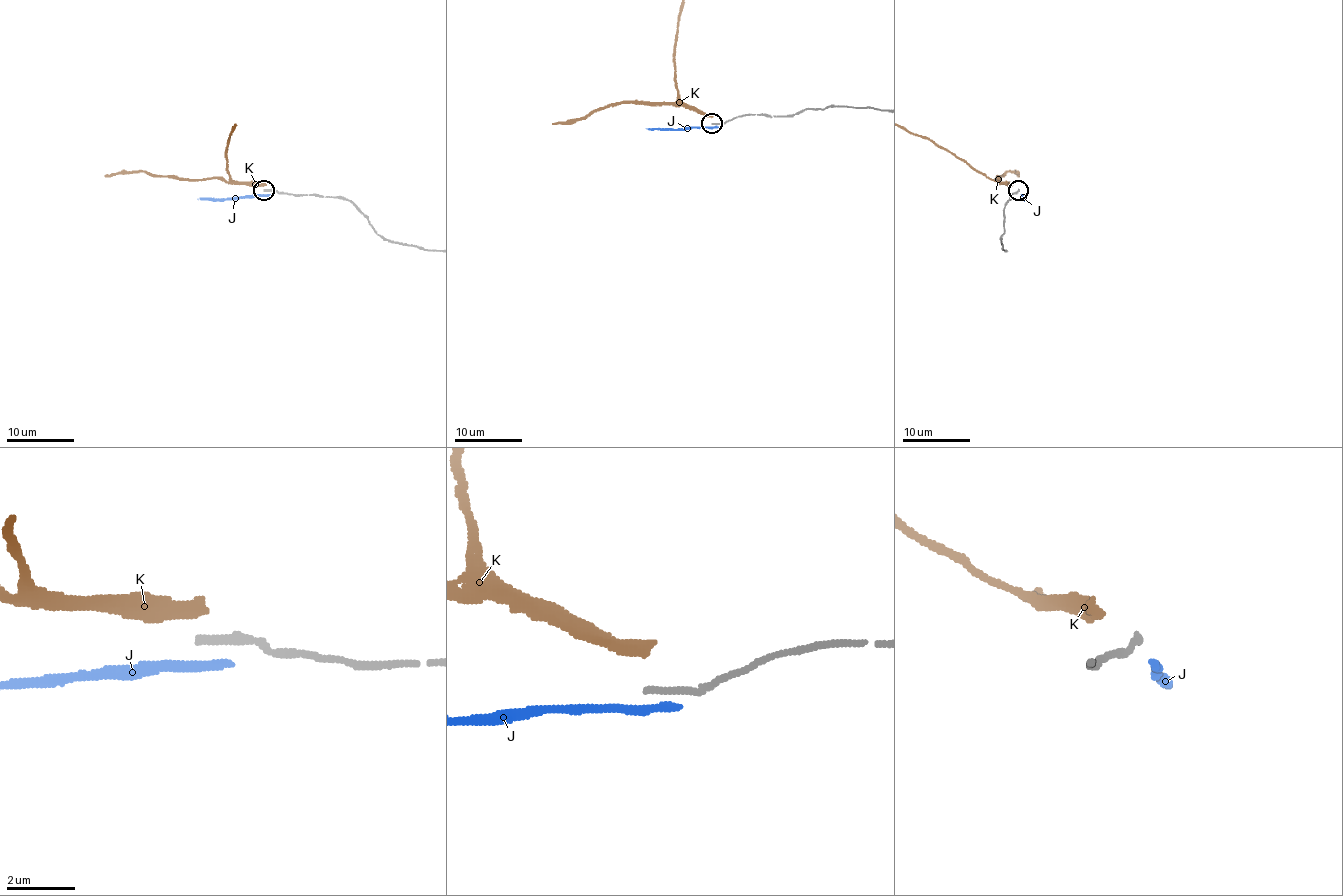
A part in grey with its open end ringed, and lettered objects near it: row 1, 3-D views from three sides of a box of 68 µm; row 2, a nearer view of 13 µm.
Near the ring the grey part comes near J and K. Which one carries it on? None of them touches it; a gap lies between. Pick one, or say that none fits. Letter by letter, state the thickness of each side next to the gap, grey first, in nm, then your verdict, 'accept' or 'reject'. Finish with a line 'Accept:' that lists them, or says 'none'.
J: 200/360 nm | reject
K: 200/400 nm | reject
Accept: none

